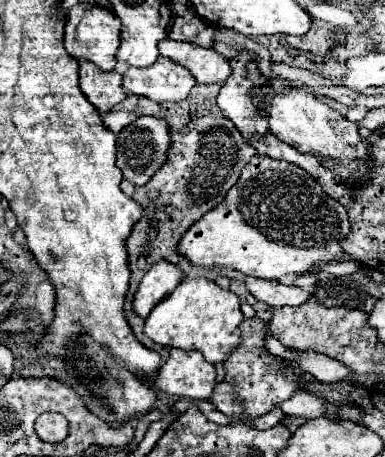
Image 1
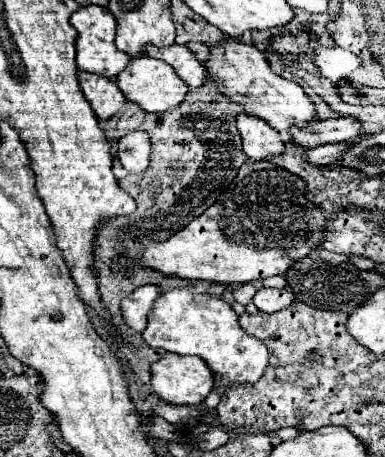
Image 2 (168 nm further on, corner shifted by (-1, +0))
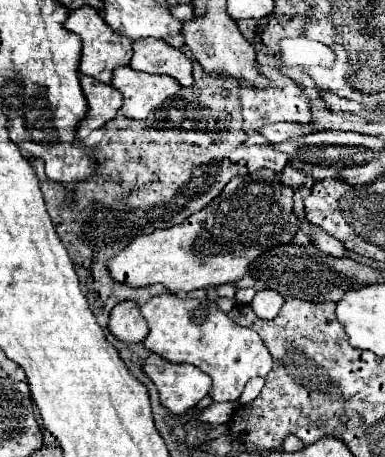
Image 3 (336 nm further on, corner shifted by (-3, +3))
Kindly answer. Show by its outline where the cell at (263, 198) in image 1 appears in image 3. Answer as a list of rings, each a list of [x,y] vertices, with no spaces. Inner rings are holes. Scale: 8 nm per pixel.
[[[258,169],[244,177],[234,177],[222,193],[210,201],[202,211],[194,213],[180,225],[154,231],[150,235],[136,237],[126,249],[108,261],[108,271],[112,279],[128,283],[132,287],[146,287],[162,283],[172,293],[218,287],[224,283],[236,283],[238,279],[252,273],[252,263],[266,251],[294,243],[294,233],[300,229],[300,217],[294,213],[294,189],[284,185],[276,173],[270,169]]]

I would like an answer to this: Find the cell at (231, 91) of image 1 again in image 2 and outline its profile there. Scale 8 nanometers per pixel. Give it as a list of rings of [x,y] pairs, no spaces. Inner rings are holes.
[[[240,114],[236,120],[236,128],[242,138],[242,152],[250,160],[272,160],[274,156],[280,156],[284,152],[282,136],[264,120]]]

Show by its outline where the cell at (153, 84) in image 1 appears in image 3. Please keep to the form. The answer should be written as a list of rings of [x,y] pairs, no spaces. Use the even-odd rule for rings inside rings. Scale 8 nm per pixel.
[[[128,65],[116,69],[112,85],[122,91],[124,115],[132,119],[146,119],[166,99],[174,97],[180,91],[178,81],[174,81],[172,77],[134,71]]]

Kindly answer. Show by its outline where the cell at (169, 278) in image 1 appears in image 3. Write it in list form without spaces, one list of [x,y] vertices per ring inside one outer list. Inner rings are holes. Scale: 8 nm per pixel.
[[[136,301],[118,303],[110,313],[108,327],[110,327],[112,335],[116,335],[118,339],[122,339],[126,343],[144,341],[144,337],[148,335],[148,325],[146,325]]]

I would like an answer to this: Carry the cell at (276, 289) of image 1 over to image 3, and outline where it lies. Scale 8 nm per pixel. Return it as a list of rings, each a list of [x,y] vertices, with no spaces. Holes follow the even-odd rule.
[[[262,289],[252,299],[252,309],[260,319],[274,319],[284,303],[284,297],[274,289]]]

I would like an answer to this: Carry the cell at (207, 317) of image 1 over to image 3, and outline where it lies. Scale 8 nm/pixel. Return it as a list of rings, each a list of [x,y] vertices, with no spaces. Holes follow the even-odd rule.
[[[162,293],[144,303],[140,311],[150,327],[148,337],[142,341],[144,347],[172,363],[192,363],[208,373],[212,377],[210,397],[214,401],[238,401],[252,377],[266,377],[272,369],[272,355],[260,335],[234,323],[218,309],[216,301]]]

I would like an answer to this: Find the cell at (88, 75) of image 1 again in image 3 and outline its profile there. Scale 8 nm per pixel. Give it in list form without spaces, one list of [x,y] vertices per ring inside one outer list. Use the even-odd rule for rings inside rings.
[[[80,75],[80,83],[82,83],[82,91],[84,91],[84,97],[88,101],[88,115],[84,117],[84,121],[80,123],[78,127],[78,137],[76,139],[86,139],[94,129],[102,127],[104,123],[108,123],[110,119],[116,117],[118,109],[122,107],[124,103],[124,97],[122,93],[112,87],[110,83],[100,83],[100,81],[94,81],[92,77],[88,75]]]

